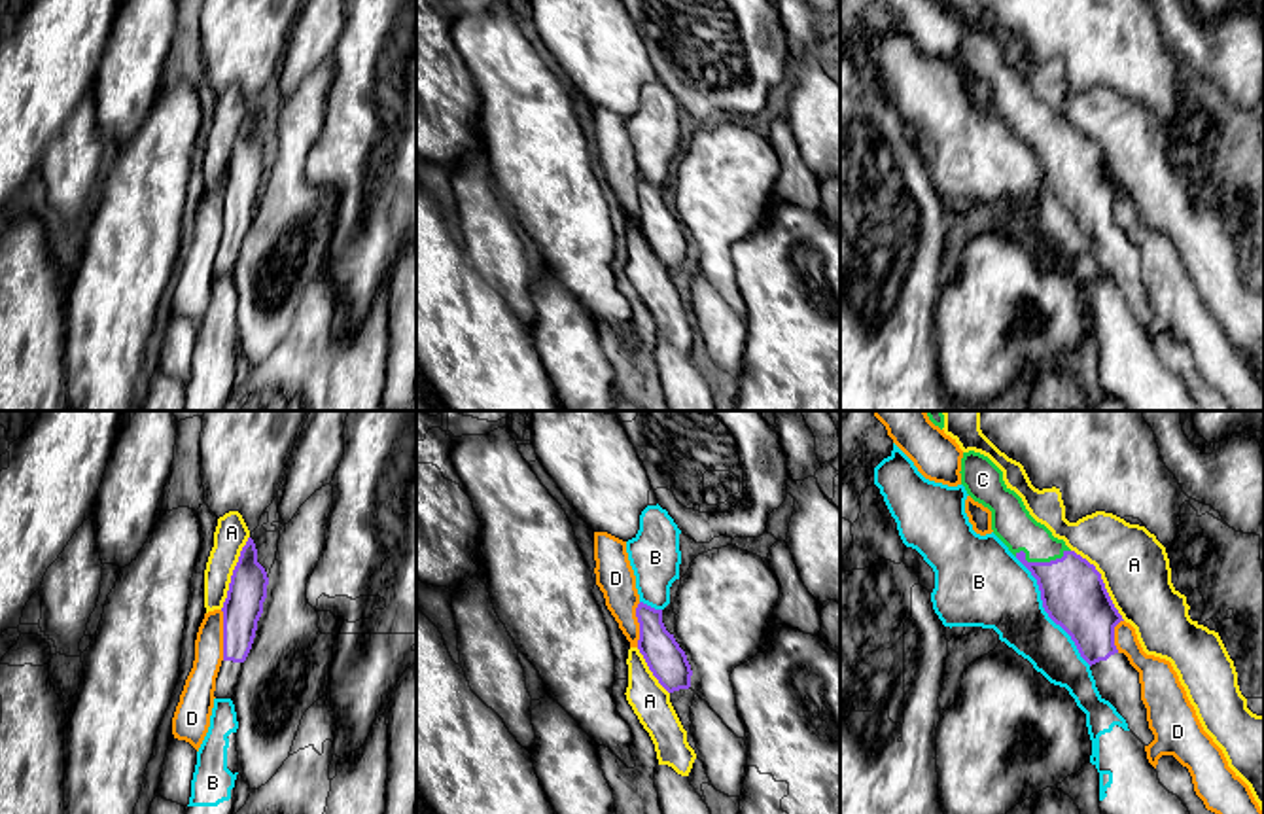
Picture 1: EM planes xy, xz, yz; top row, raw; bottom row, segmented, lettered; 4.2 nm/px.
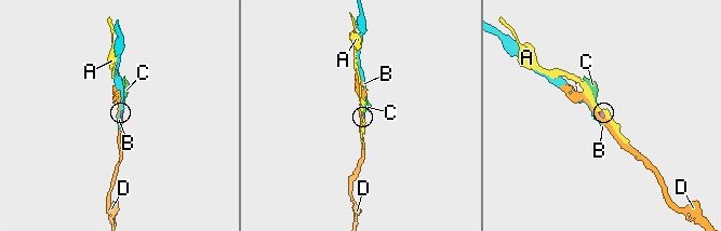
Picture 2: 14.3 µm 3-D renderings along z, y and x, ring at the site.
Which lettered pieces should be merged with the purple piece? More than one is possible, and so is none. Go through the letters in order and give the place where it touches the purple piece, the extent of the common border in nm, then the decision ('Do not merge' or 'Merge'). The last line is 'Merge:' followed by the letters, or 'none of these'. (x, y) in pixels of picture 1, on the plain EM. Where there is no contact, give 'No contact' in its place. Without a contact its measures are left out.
A: Touches purple at yz (1102, 158). Shared border 380 nm. Do not merge
B: Touches purple at yz (1045, 186). Shared border 550 nm. Do not merge
C: Touches purple at yz (1039, 139). Shared border 240 nm. Merge
D: Touches purple at xy (224, 211). Shared border 220 nm. Do not merge
Merge: C

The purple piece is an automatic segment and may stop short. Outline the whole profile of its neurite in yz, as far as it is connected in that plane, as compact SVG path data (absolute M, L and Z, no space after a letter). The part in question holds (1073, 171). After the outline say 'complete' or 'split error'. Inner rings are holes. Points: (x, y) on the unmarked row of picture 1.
M963 28L959 49L967 70L992 87L993 110L1037 155L1045 187L1071 212L1090 240L1101 274L1109 276L1128 305L1149 322L1154 310L1141 276L1139 248L1115 221L1115 203L1124 195L1101 150L1029 91L988 32Z; split error

